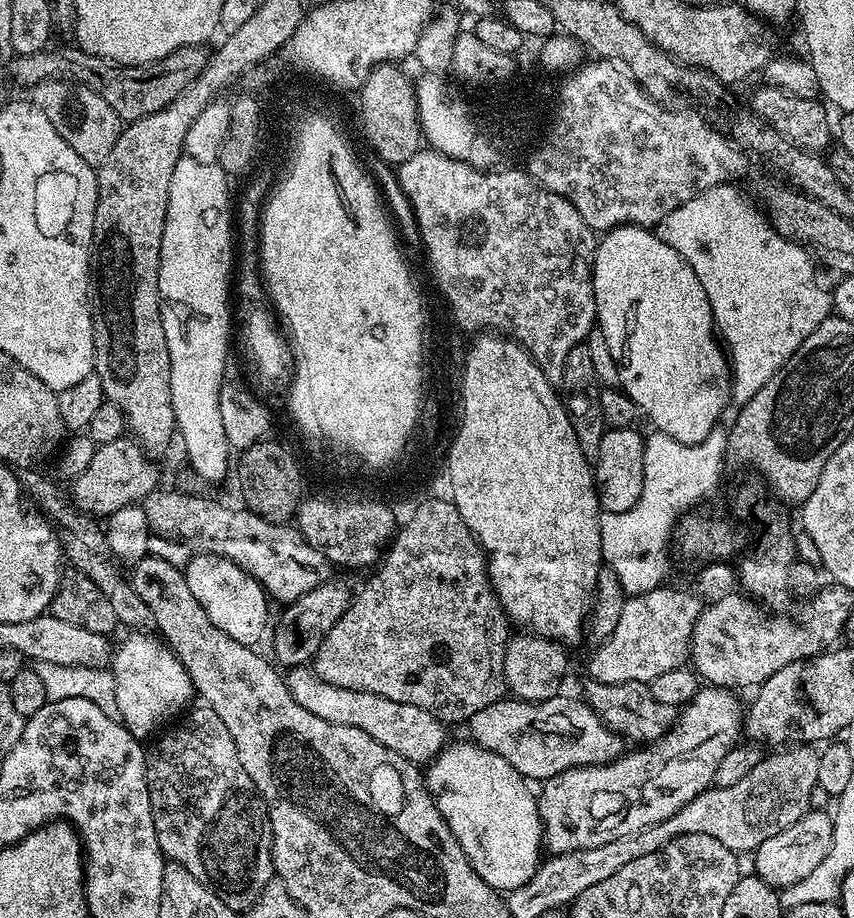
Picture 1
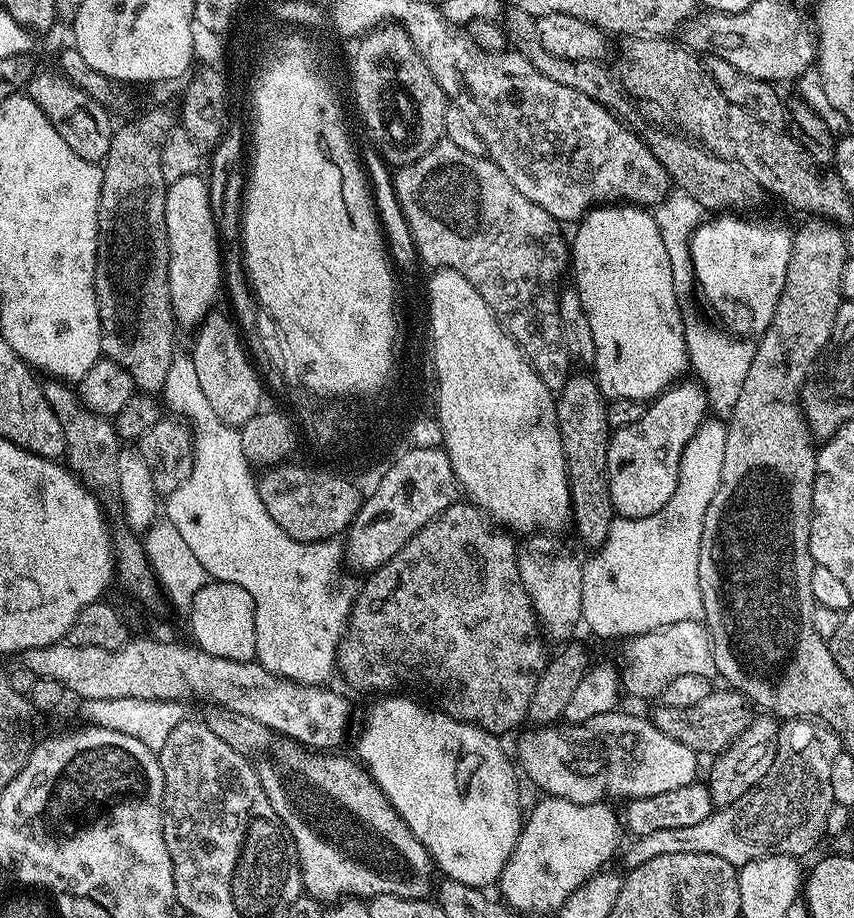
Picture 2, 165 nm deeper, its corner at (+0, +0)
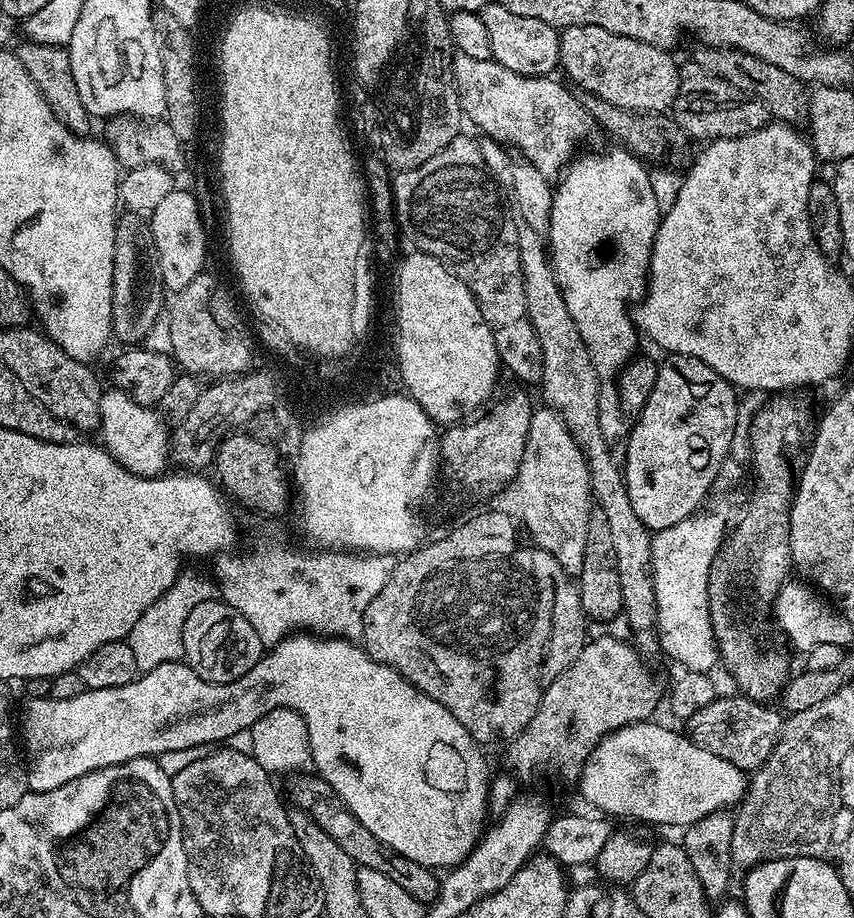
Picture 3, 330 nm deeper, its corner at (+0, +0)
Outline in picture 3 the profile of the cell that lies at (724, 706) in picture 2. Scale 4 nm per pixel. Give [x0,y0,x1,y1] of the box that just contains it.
[686,694,785,774]

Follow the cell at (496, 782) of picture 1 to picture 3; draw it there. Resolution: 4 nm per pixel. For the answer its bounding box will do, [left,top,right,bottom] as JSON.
[22,630,490,870]

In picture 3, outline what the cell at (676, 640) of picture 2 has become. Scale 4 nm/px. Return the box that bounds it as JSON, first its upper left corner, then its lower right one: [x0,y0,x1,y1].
[507,635,662,781]

